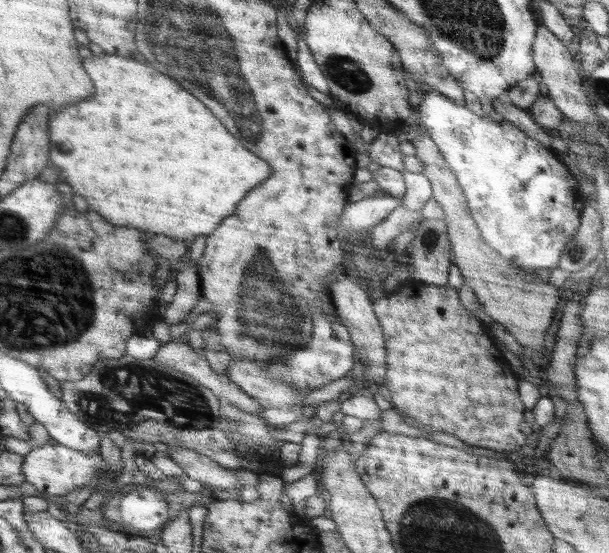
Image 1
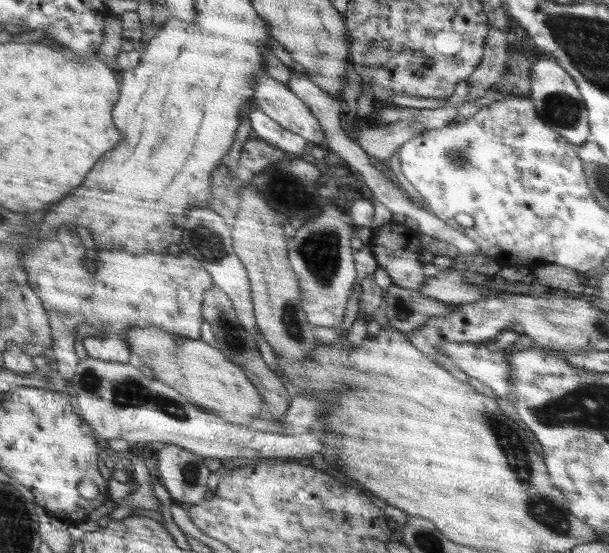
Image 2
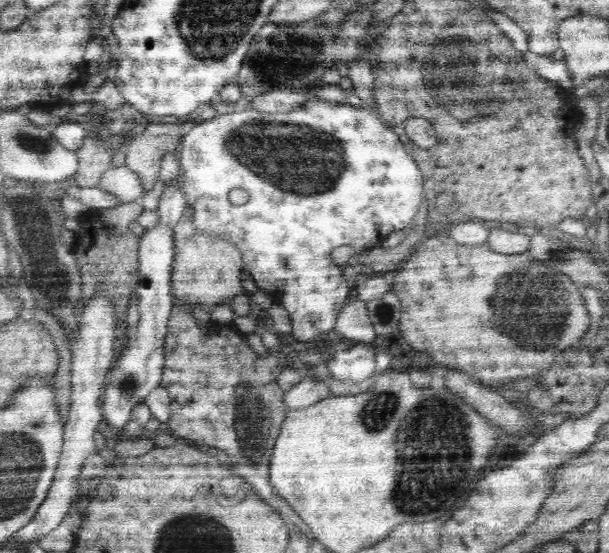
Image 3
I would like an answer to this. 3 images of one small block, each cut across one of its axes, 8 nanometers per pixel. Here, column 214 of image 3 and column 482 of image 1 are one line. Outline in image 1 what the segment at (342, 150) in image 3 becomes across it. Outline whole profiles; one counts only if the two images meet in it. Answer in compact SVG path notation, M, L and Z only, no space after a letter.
M422 91L420 120L454 172L484 242L520 268L556 268L586 205L579 180L550 148L516 125L480 118L438 91Z

